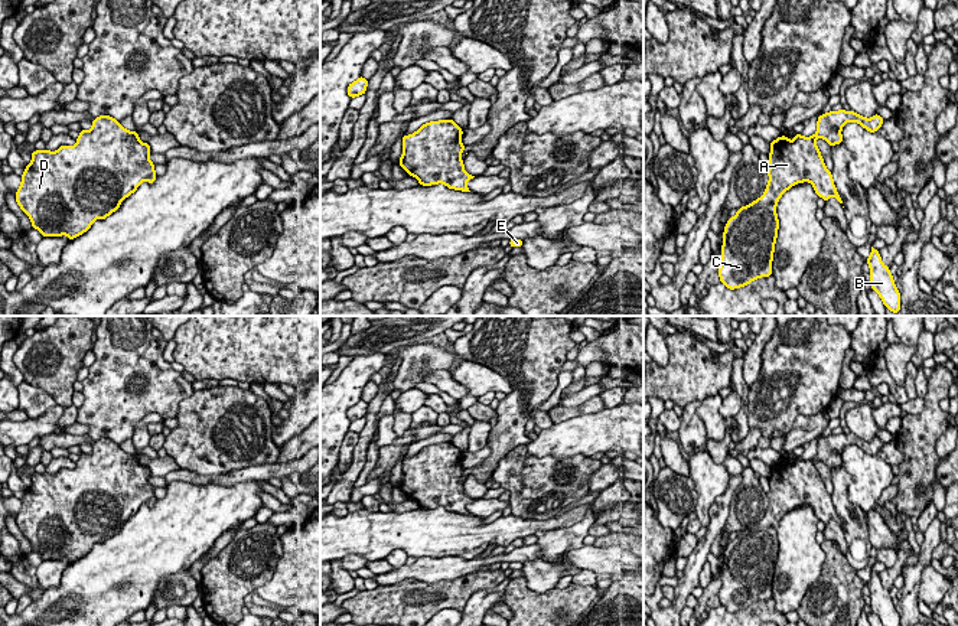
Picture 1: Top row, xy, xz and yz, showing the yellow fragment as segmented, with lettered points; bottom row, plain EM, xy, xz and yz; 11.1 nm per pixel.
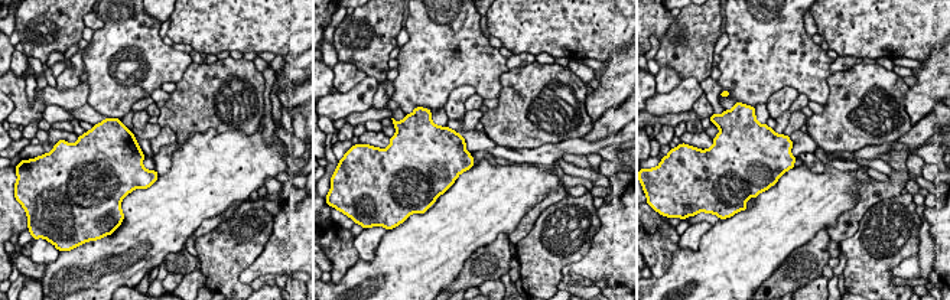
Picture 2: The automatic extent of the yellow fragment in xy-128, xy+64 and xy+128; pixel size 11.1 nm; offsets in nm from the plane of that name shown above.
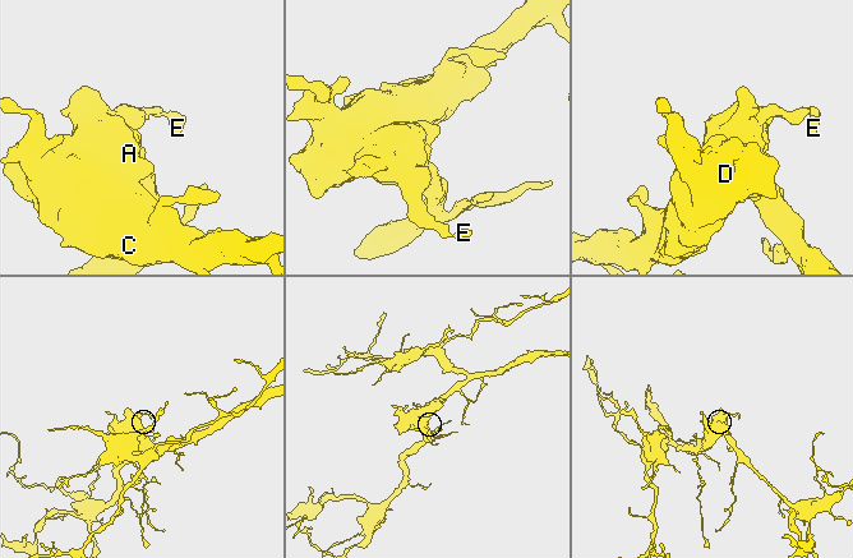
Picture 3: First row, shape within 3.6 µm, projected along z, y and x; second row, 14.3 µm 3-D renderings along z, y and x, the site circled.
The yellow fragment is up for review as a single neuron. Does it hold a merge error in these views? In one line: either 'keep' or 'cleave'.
keep

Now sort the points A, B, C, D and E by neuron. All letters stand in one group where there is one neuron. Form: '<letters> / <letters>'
A B C D E

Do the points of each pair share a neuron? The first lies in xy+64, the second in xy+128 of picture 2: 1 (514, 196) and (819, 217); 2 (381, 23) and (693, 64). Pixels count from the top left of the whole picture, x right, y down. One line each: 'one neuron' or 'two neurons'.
1: one neuron
2: one neuron

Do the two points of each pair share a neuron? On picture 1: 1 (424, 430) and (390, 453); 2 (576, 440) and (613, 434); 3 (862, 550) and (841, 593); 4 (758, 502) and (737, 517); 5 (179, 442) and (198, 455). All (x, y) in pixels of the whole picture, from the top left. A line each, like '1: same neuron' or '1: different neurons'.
1: same neuron
2: same neuron
3: different neurons
4: same neuron
5: same neuron

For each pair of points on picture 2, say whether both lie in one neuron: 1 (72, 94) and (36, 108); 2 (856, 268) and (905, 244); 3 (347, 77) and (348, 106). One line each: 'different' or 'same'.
1: same
2: same
3: different

